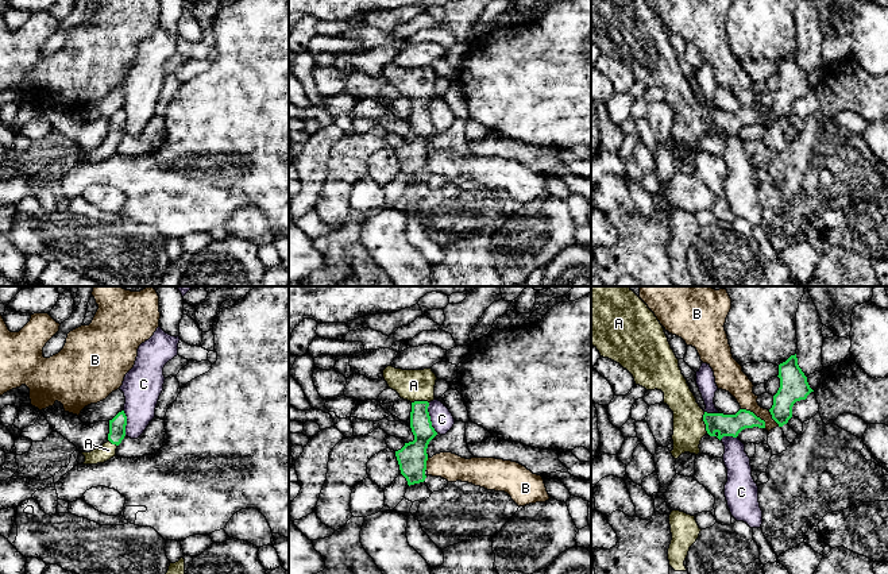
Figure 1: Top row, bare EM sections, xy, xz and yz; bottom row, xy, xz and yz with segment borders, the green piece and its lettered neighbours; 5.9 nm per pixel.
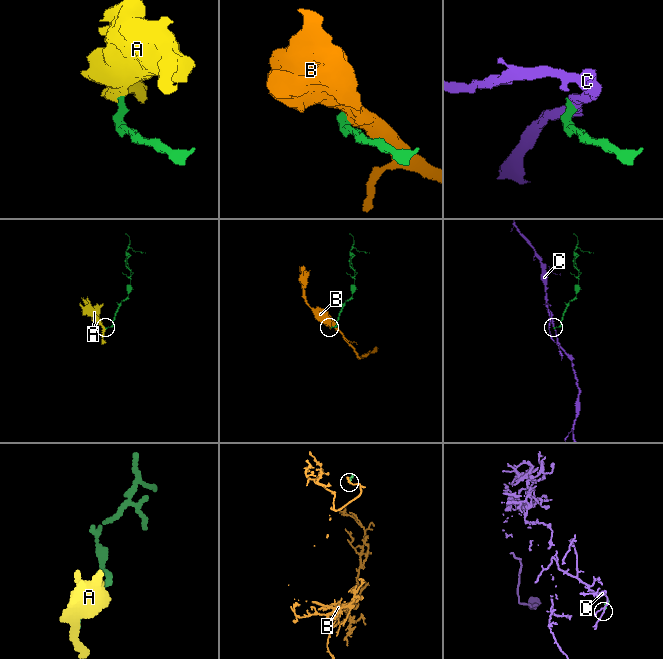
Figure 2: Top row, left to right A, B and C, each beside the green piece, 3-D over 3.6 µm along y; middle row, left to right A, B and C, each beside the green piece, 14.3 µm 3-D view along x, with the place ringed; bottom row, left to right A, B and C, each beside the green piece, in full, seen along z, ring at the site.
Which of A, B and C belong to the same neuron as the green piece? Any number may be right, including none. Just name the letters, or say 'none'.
A

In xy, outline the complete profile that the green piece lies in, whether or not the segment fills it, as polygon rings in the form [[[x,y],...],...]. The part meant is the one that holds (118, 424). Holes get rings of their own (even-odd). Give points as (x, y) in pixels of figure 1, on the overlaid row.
[[[121,411],[109,420],[108,442],[90,452],[81,452],[85,456],[85,462],[82,465],[104,463],[116,456],[116,448],[126,436],[126,425],[127,416],[124,411]]]

